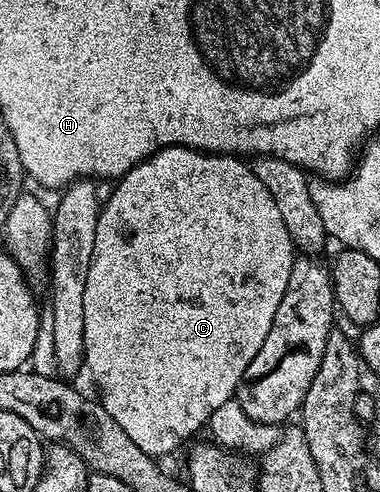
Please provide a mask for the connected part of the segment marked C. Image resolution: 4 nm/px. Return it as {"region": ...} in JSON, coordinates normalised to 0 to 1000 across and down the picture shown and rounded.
{"region":[[[447,295],[416,303],[371,333],[350,339],[332,356],[311,362],[295,400],[266,417],[255,478],[245,486],[245,526],[224,567],[224,673],[218,675],[218,730],[226,756],[239,756],[250,783],[261,789],[255,811],[297,843],[297,854],[395,929],[429,933],[437,921],[471,913],[524,870],[547,862],[553,846],[571,827],[616,809],[645,762],[645,746],[666,738],[666,722],[687,713],[708,665],[718,665],[718,640],[750,608],[750,583],[761,583],[761,551],[782,520],[776,488],[739,445],[718,396],[697,388],[697,372],[666,356],[658,333],[618,315],[584,311],[534,311],[526,303],[500,303],[484,295]]]}

